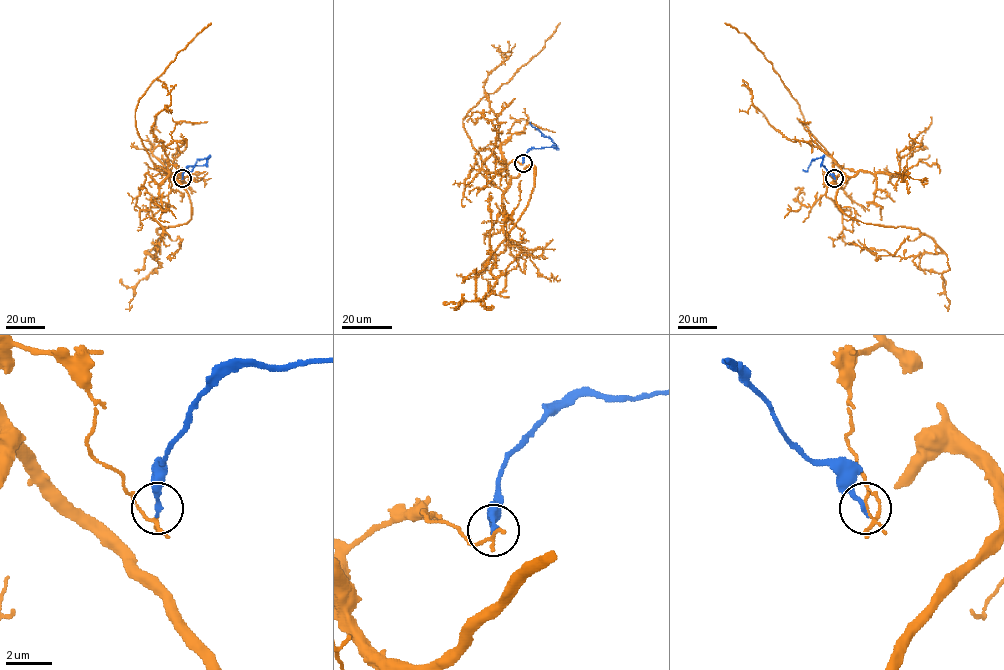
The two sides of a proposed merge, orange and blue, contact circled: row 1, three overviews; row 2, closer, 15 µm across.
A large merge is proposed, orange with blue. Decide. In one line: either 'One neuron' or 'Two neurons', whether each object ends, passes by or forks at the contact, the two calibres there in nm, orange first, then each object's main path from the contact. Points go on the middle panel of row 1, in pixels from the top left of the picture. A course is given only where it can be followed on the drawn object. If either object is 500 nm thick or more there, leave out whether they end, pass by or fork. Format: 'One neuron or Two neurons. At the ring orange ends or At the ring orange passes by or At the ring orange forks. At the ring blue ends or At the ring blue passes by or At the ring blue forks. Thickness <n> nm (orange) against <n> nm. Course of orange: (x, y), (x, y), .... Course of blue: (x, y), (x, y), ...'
One neuron. At the ring orange forks. At the ring blue ends. Thickness 90 nm (orange) against 200 nm. Course of orange: (523, 163), (504, 169), (516, 177), (533, 165), (535, 185), (495, 251), (496, 284), (479, 301), (490, 193). Course of blue: (523, 163), (523, 156), (531, 148), (556, 145), (530, 122)

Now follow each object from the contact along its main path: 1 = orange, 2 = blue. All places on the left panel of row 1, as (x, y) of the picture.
1: (182, 178), (167, 167), (189, 196), (191, 218), (158, 229), (158, 244), (145, 253), (157, 258), (157, 239)
2: (182, 178), (188, 166), (204, 165), (208, 157), (198, 159), (191, 172), (187, 170)

